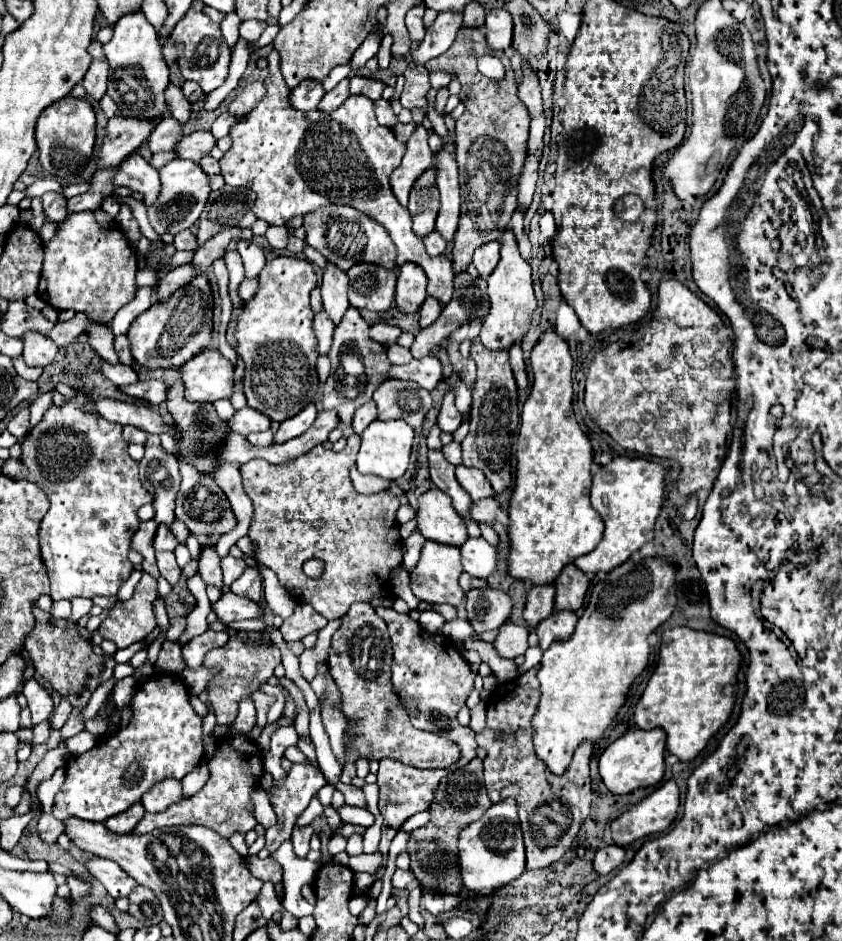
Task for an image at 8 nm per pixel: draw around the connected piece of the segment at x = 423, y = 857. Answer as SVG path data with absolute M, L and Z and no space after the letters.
M479 757L441 779L431 803L429 823L411 831L407 843L411 871L415 873L415 879L423 889L435 889L455 897L457 891L463 891L461 881L457 879L457 831L461 831L461 827L465 827L467 823L477 821L489 807L491 801L483 787L483 761Z

